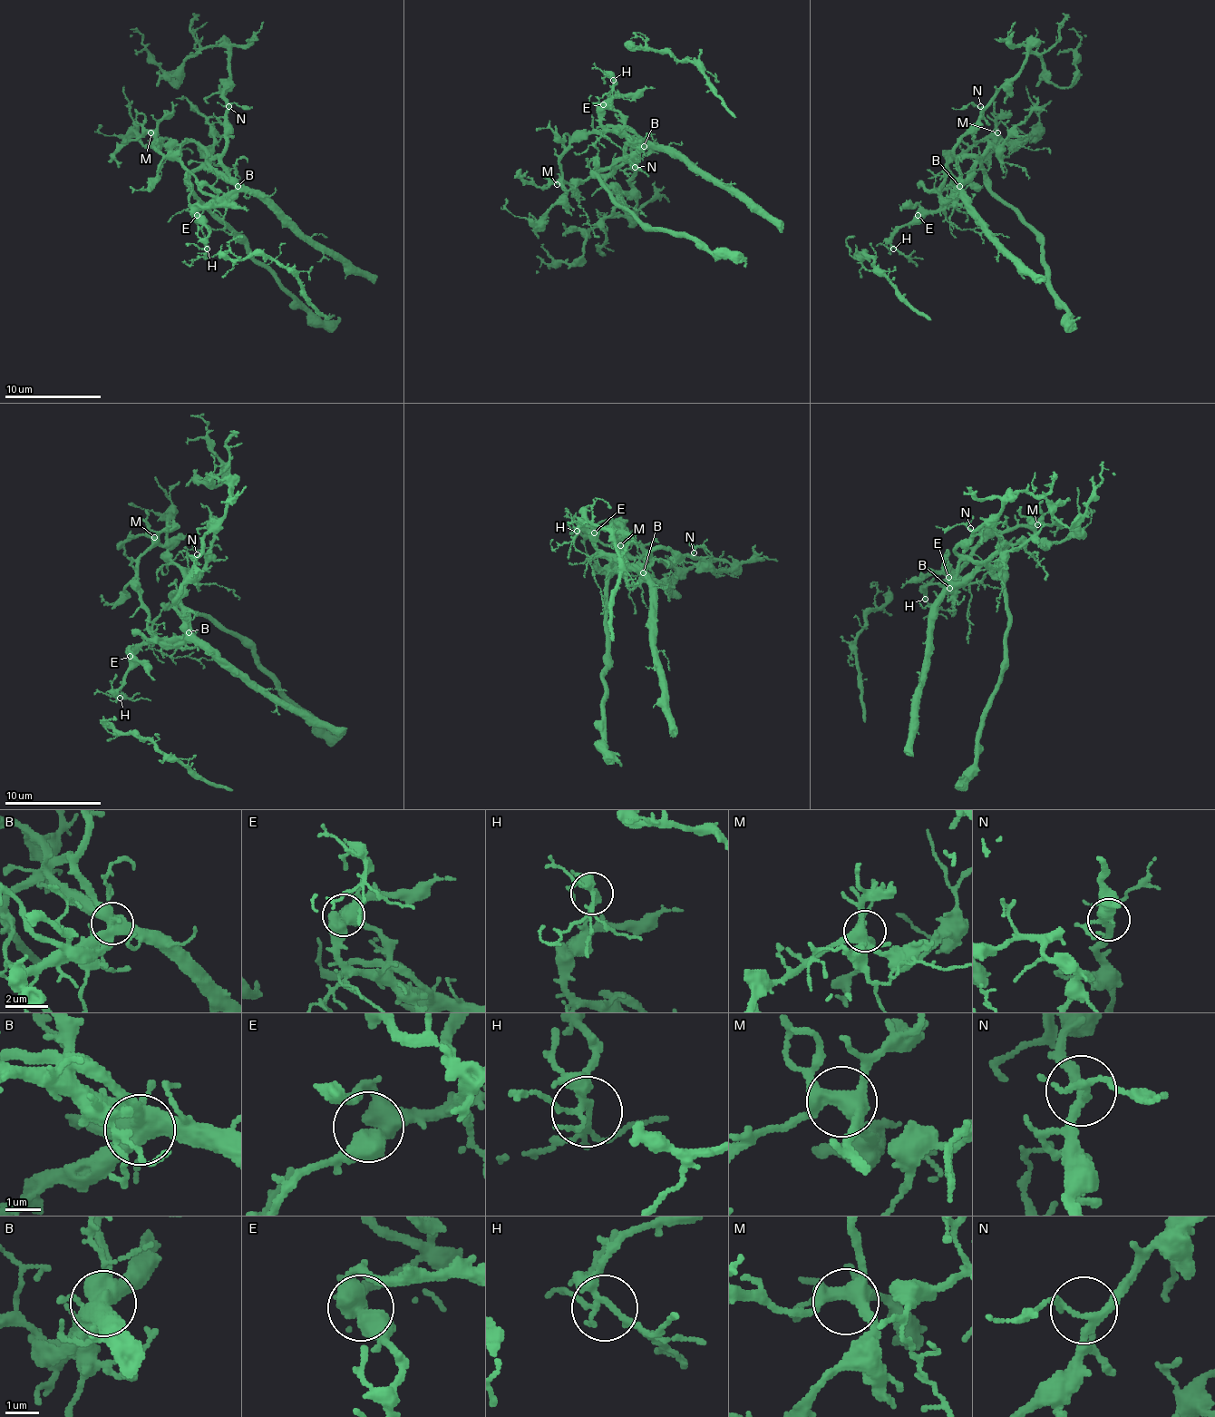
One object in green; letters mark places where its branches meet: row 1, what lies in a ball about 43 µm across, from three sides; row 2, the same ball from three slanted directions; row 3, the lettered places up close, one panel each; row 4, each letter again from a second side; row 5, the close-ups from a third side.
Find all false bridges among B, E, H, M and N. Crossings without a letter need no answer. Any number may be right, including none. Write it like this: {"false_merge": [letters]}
{"false_merge": ["B"]}

